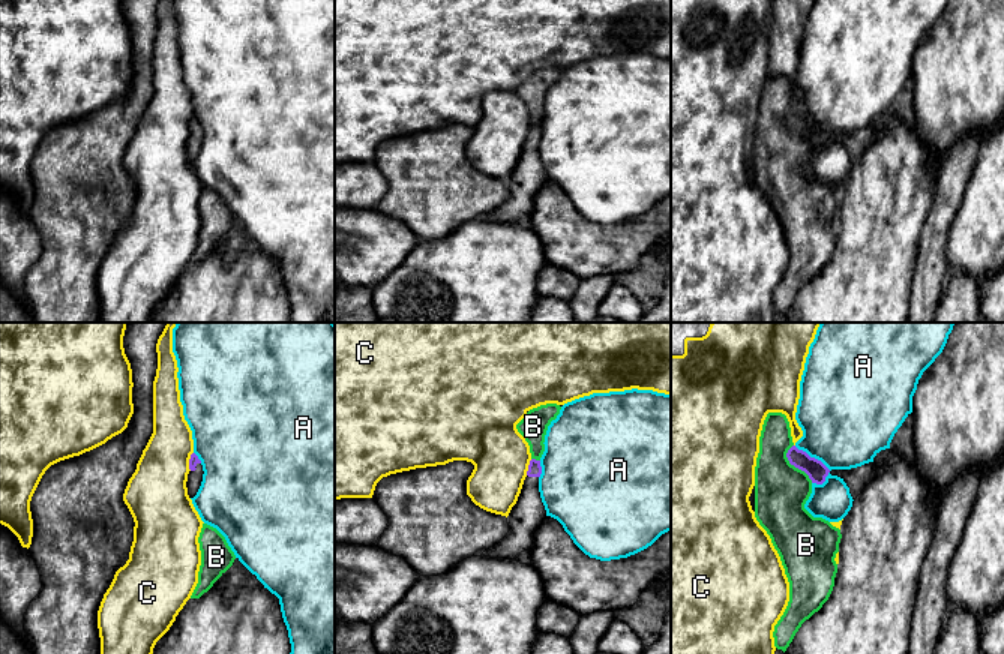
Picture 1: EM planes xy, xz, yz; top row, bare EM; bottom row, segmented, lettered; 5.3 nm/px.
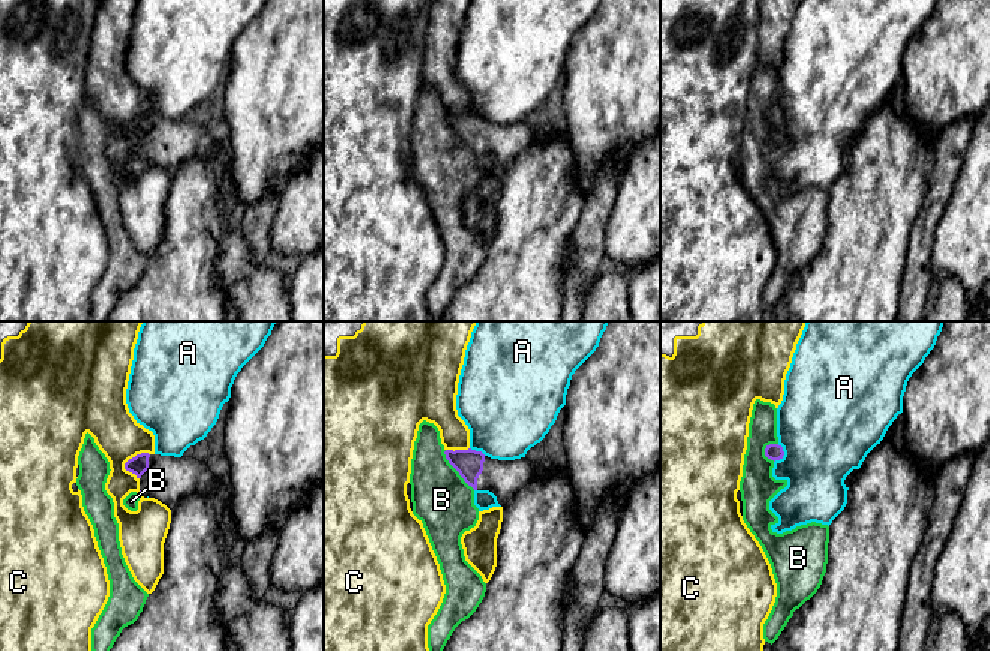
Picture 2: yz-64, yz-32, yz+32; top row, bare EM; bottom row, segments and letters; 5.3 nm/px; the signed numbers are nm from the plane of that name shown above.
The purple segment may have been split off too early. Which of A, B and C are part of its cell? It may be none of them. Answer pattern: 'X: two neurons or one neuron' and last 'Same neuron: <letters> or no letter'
A: two neurons
B: two neurons
C: two neurons
Same neuron: no letter

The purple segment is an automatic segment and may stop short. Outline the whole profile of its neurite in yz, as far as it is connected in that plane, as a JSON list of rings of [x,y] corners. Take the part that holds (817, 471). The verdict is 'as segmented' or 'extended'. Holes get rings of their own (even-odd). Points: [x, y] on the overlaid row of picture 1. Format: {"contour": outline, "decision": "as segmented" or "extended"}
{"contour": [[[795,446],[788,450],[786,458],[791,465],[804,471],[812,483],[822,484],[830,472],[821,460],[810,458],[806,452],[798,450]]], "decision": "as segmented"}

